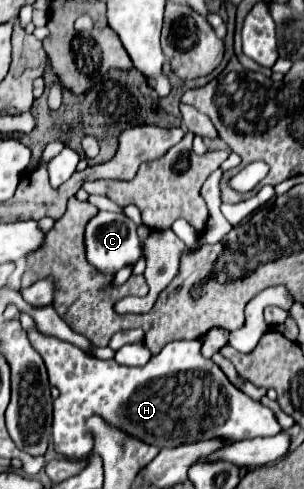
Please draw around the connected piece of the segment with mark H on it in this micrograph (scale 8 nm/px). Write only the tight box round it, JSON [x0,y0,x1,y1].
[28,330,282,460]

